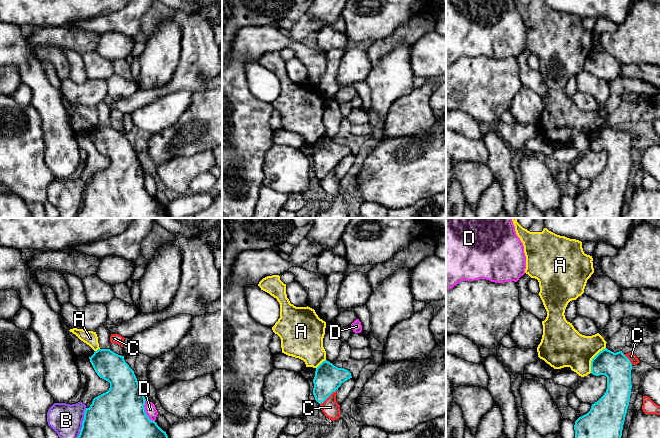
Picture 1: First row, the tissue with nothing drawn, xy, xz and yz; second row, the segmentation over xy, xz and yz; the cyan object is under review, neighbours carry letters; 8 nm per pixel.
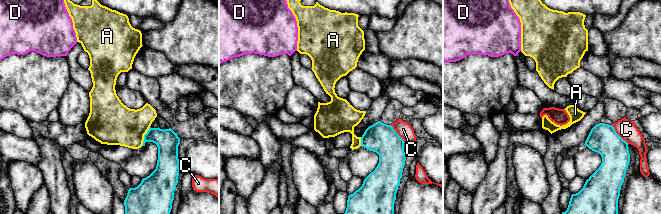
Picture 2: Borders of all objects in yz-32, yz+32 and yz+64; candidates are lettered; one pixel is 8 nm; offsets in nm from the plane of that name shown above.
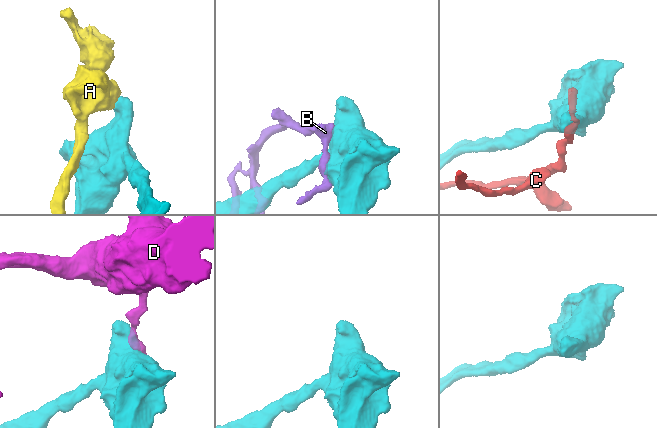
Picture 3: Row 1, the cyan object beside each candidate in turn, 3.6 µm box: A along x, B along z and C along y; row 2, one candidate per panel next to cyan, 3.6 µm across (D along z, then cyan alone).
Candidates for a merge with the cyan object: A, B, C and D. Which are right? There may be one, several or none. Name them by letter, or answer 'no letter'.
no letter

